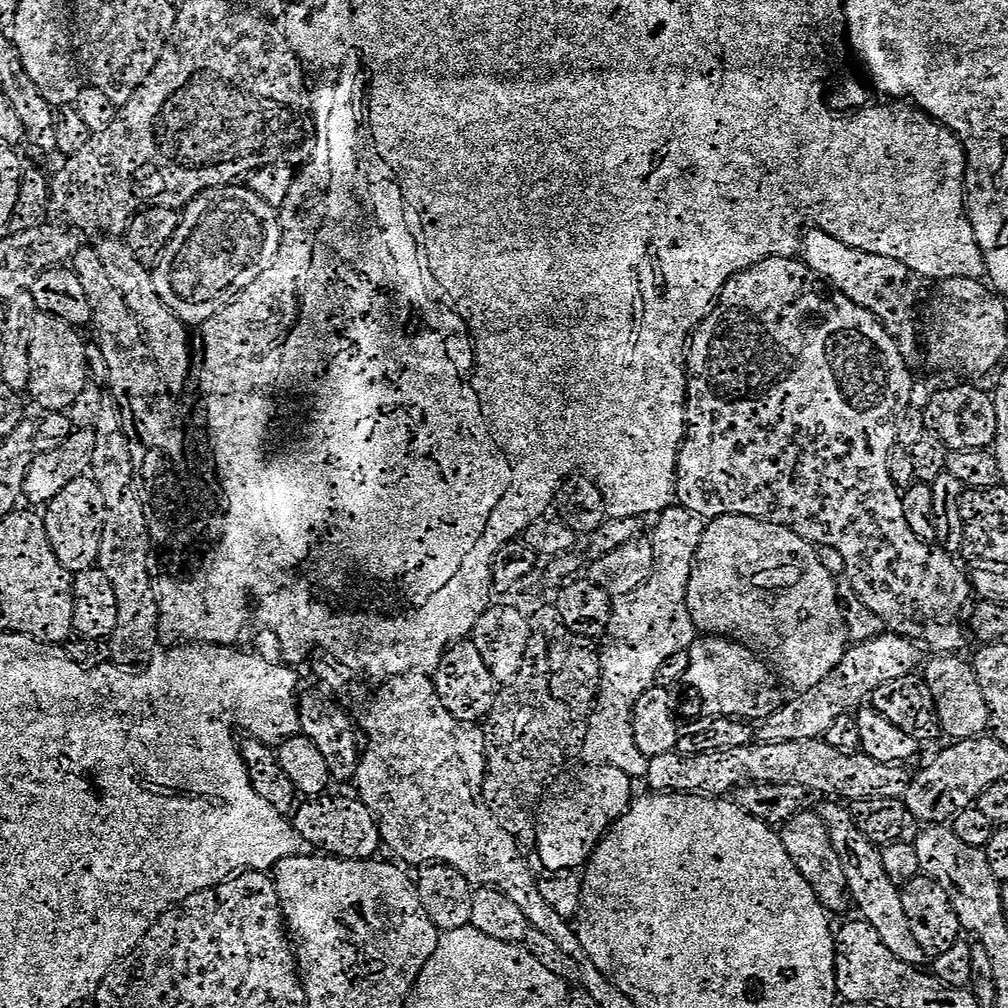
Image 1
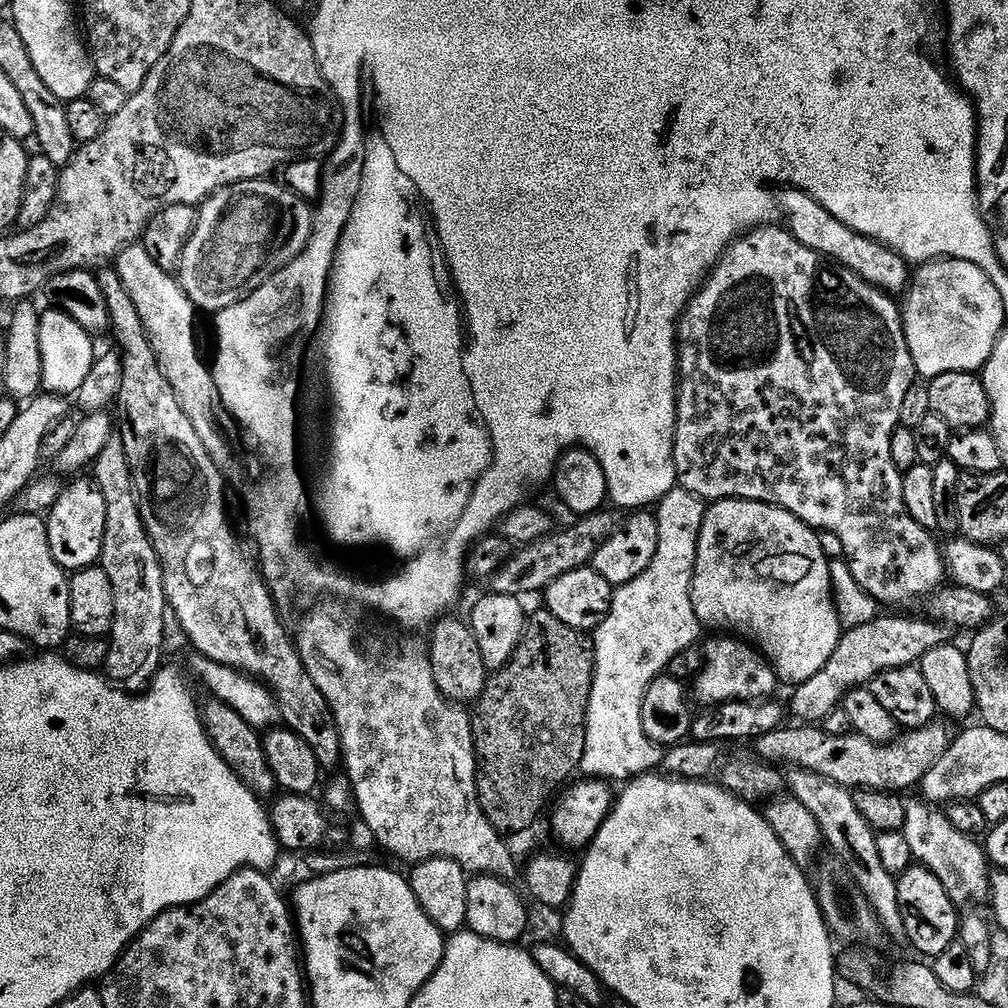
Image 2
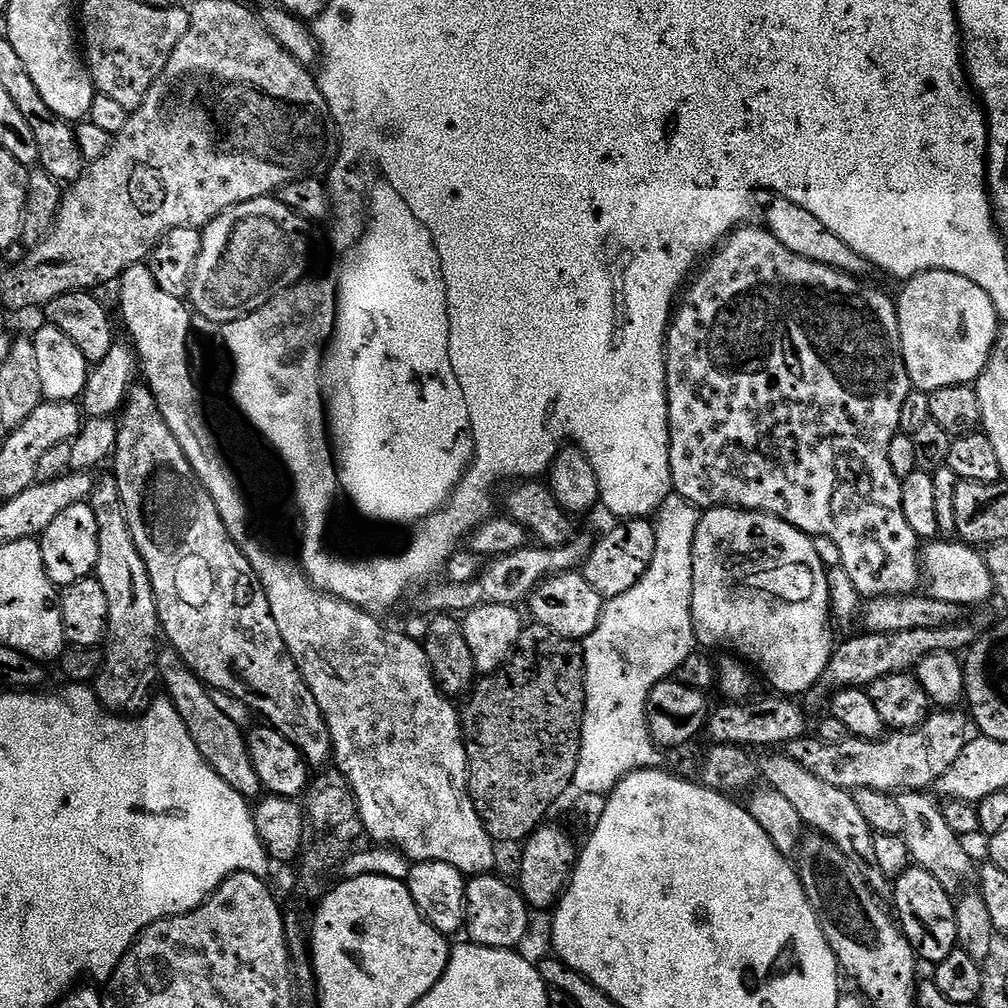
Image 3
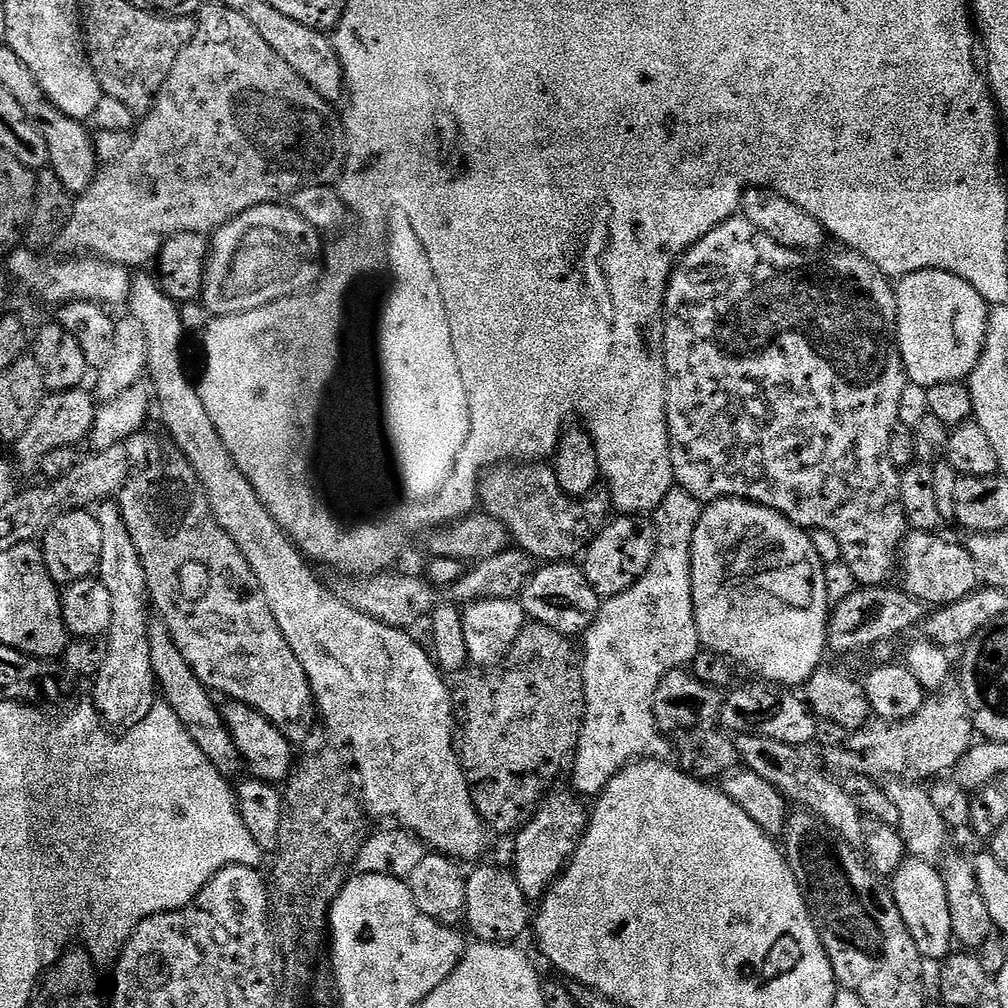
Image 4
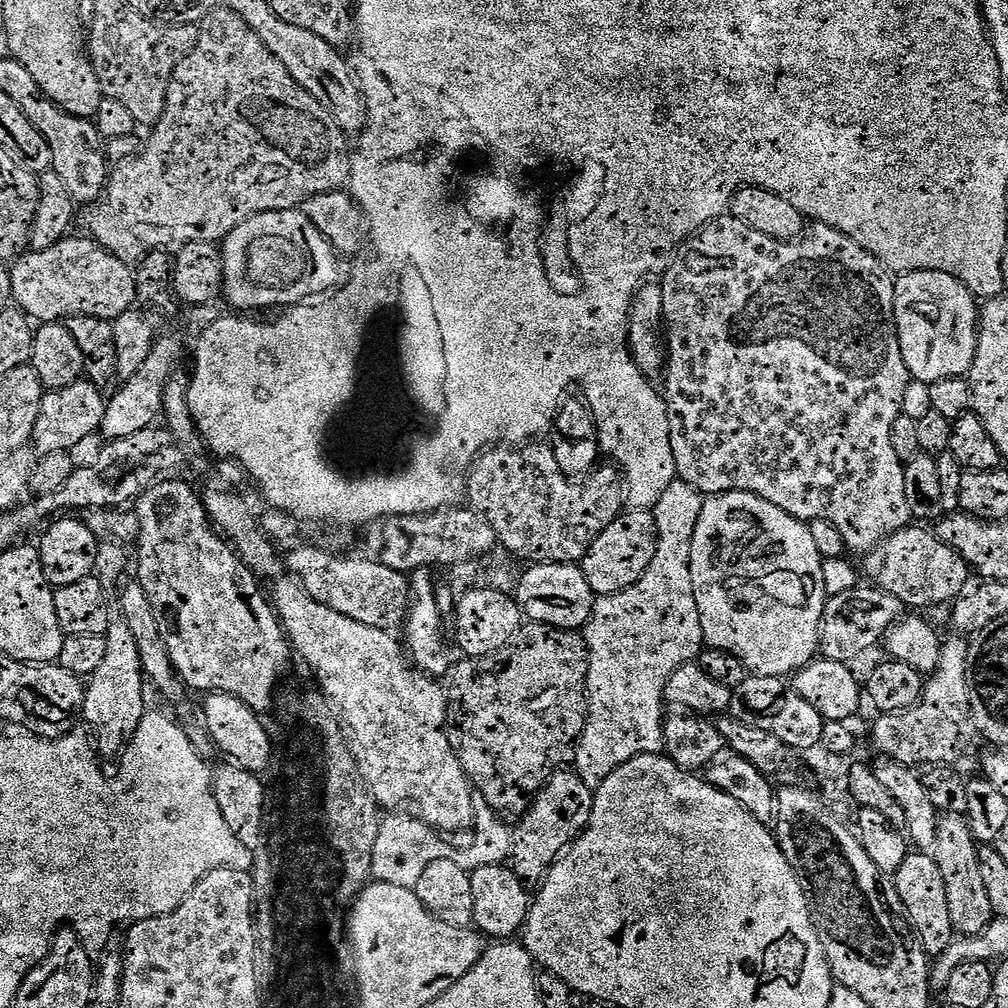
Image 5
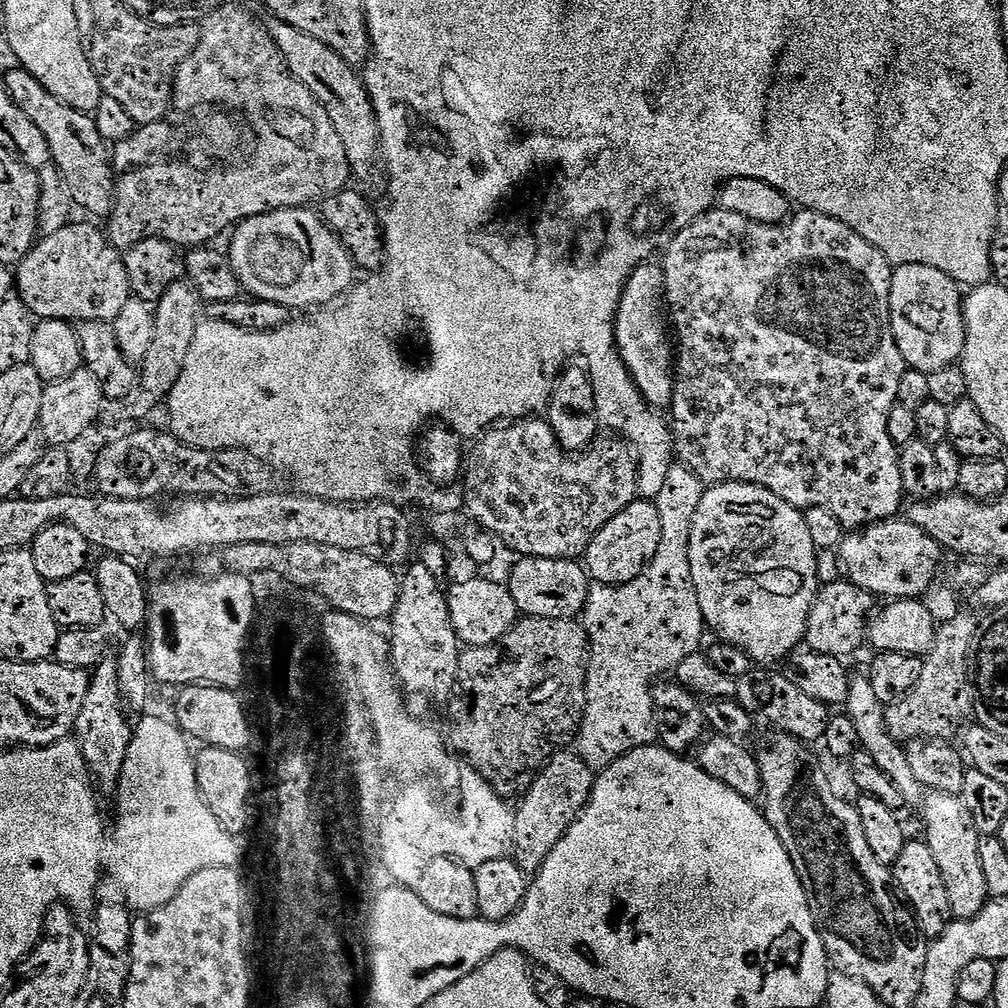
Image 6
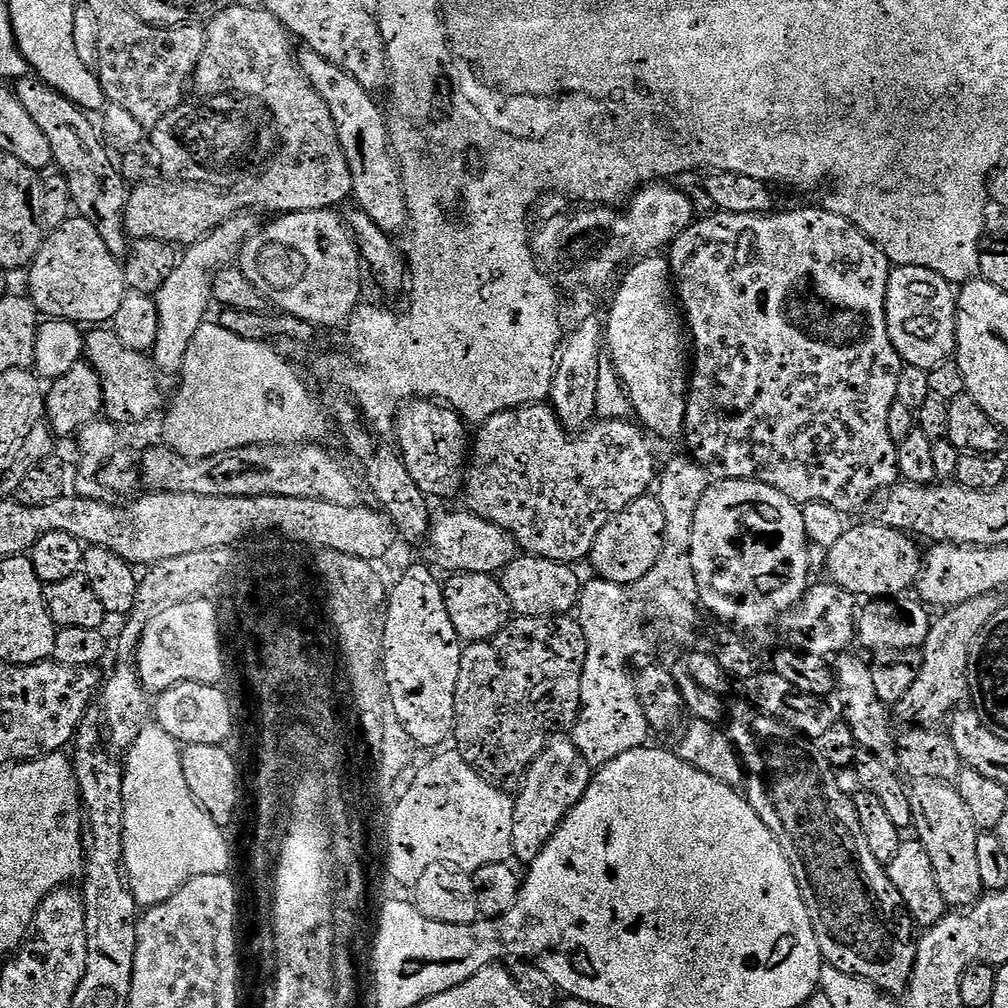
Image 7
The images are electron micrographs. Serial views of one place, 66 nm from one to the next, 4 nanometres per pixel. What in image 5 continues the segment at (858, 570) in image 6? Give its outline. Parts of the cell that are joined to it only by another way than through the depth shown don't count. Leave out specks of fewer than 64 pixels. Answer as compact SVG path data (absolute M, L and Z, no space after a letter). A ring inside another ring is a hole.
M918 524L908 525L888 536L887 540L872 548L864 560L864 568L870 578L868 580L884 591L894 594L905 607L912 610L924 610L920 608L930 608L944 603L947 605L955 601L967 589L968 578L972 576L971 569L955 550L942 543L929 527Z

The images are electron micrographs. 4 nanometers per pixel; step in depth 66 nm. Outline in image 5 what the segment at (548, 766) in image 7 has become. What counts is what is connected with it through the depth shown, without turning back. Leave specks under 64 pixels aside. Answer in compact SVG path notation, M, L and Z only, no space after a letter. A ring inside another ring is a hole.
M574 770L555 772L540 793L532 797L528 811L512 828L512 873L526 886L539 885L588 825L593 806L593 785L587 784Z

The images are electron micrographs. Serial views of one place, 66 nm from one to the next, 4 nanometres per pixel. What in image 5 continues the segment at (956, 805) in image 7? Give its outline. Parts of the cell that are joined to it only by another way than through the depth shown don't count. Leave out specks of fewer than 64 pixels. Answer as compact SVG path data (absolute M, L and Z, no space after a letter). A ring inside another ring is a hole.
M941 815L936 821L934 859L942 870L942 882L946 882L946 902L950 906L950 922L953 933L960 936L980 936L994 919L989 891L982 882L979 866L979 847L963 815Z

